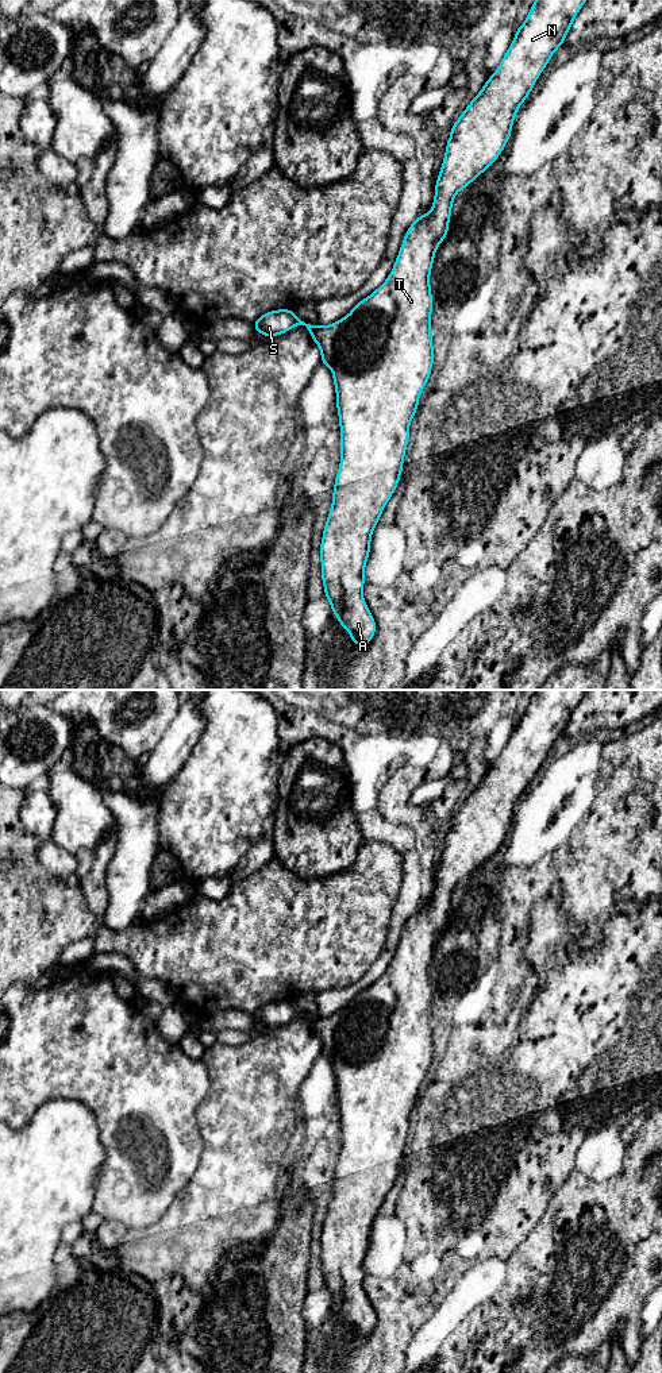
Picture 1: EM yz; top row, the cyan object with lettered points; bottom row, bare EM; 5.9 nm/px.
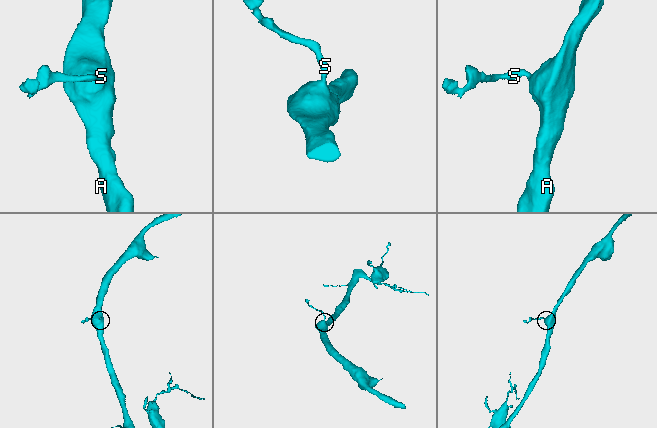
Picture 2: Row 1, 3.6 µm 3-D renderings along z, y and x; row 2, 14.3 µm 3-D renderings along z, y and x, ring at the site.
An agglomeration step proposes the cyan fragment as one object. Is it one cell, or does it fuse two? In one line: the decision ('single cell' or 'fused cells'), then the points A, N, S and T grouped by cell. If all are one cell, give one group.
single cell | A N S T

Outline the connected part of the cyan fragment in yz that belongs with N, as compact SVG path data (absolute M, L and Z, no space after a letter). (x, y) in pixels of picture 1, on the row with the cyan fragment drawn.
M535 0L494 74L453 124L435 182L432 208L409 225L394 266L378 289L331 325L313 327L299 319L293 309L270 311L253 323L254 329L268 338L282 335L295 325L305 327L320 348L320 363L332 370L342 458L320 543L320 567L324 597L342 629L350 632L353 645L366 645L376 635L376 620L362 595L363 571L374 527L399 485L411 435L409 423L434 365L430 274L435 251L449 232L454 197L500 157L511 138L516 112L555 50L563 45L576 15L586 1Z

